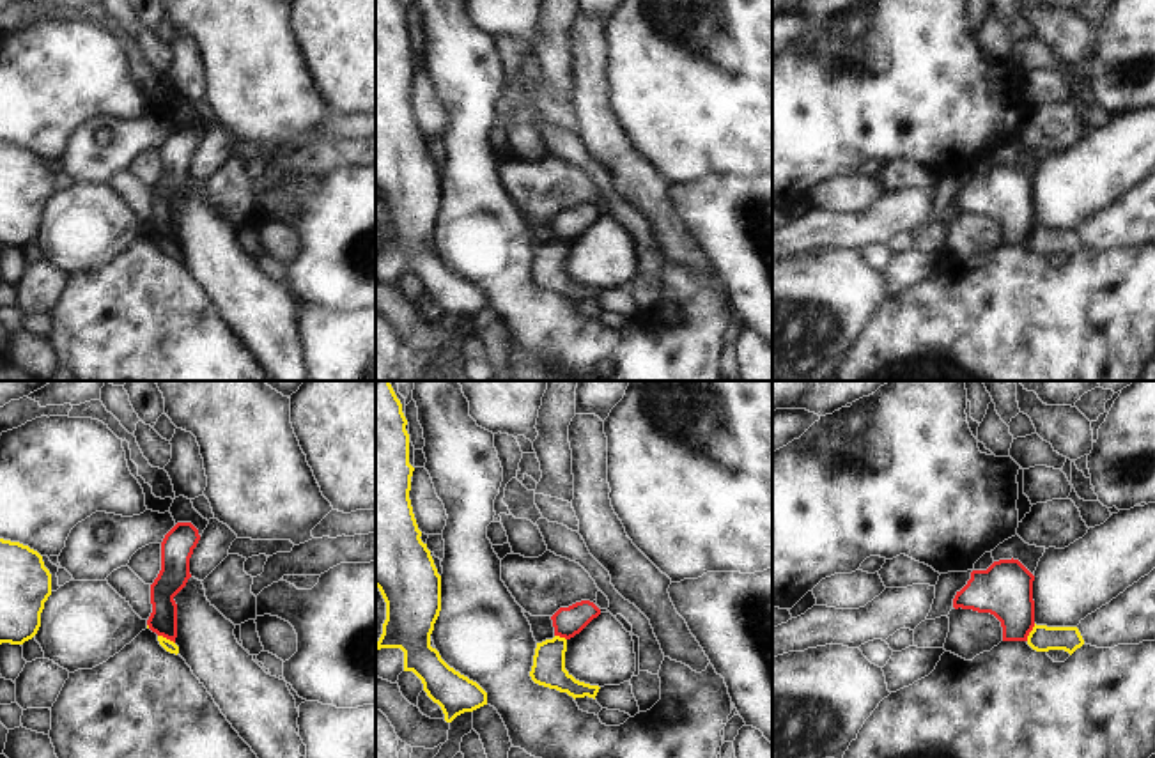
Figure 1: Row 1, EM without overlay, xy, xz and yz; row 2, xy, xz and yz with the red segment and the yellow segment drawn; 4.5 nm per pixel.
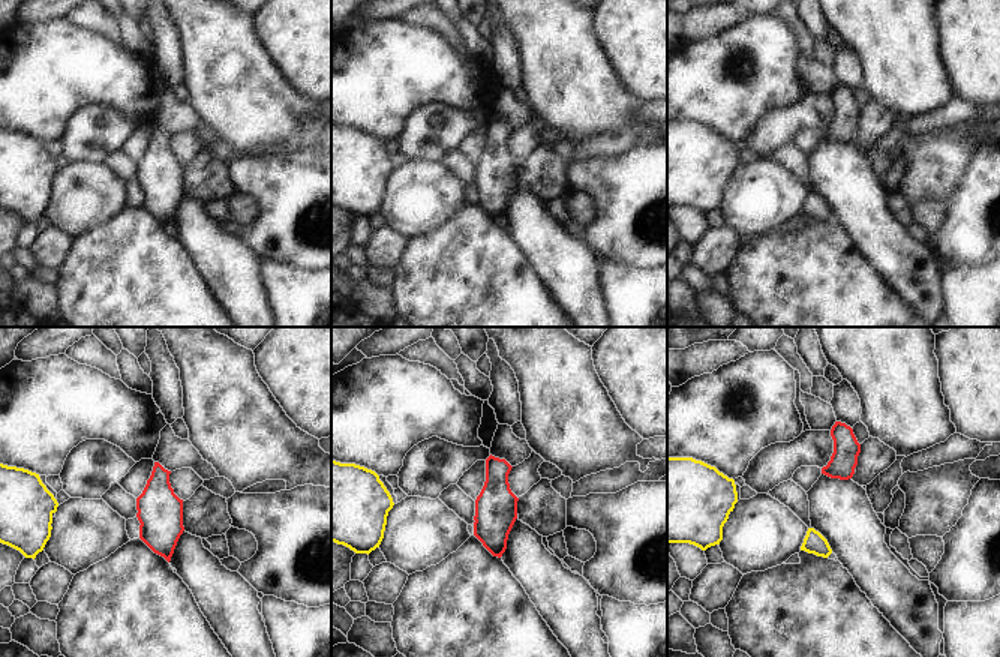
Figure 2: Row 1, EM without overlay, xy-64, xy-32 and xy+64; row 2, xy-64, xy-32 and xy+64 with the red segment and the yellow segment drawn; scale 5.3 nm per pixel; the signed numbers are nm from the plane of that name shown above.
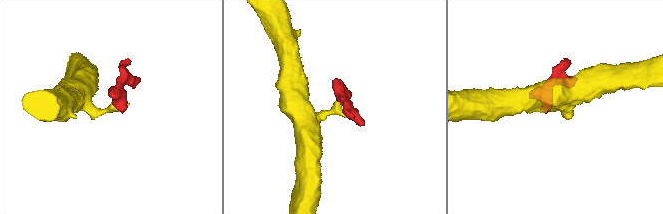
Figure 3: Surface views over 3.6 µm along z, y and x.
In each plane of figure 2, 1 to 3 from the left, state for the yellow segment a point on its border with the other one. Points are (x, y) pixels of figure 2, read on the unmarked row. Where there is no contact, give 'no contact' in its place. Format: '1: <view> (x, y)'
1: no contact
2: no contact
3: no contact

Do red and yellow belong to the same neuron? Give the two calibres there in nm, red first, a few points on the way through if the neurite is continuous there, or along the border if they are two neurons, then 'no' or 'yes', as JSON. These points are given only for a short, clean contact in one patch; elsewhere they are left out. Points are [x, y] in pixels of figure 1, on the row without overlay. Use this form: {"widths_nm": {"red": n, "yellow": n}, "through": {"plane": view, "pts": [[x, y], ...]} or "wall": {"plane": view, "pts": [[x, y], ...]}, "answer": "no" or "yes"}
{"widths_nm": {"red": 130, "yellow": 50}, "wall": {"plane": "xy", "pts": [[158, 238], [174, 247]]}, "answer": "no"}

